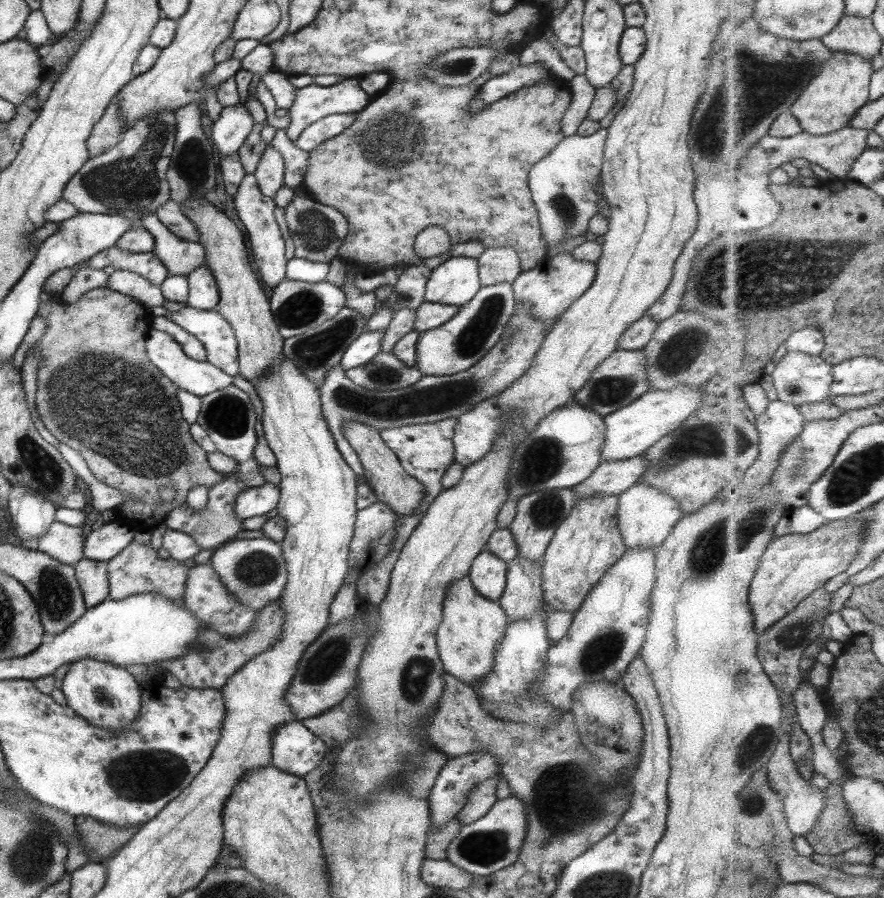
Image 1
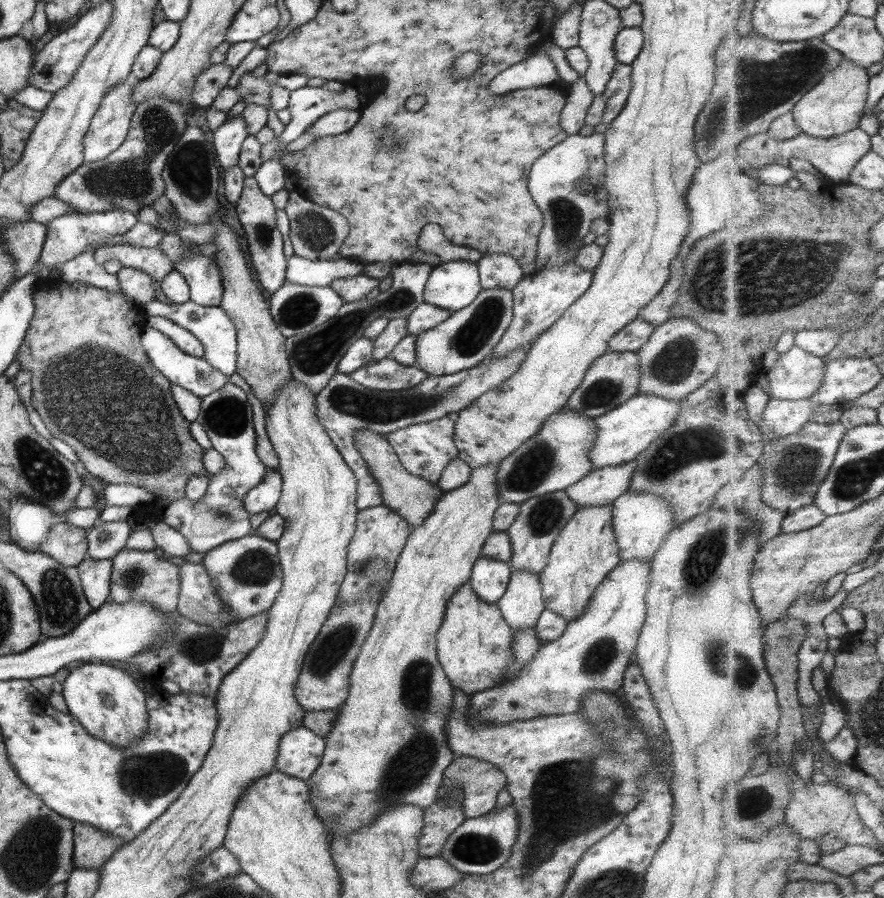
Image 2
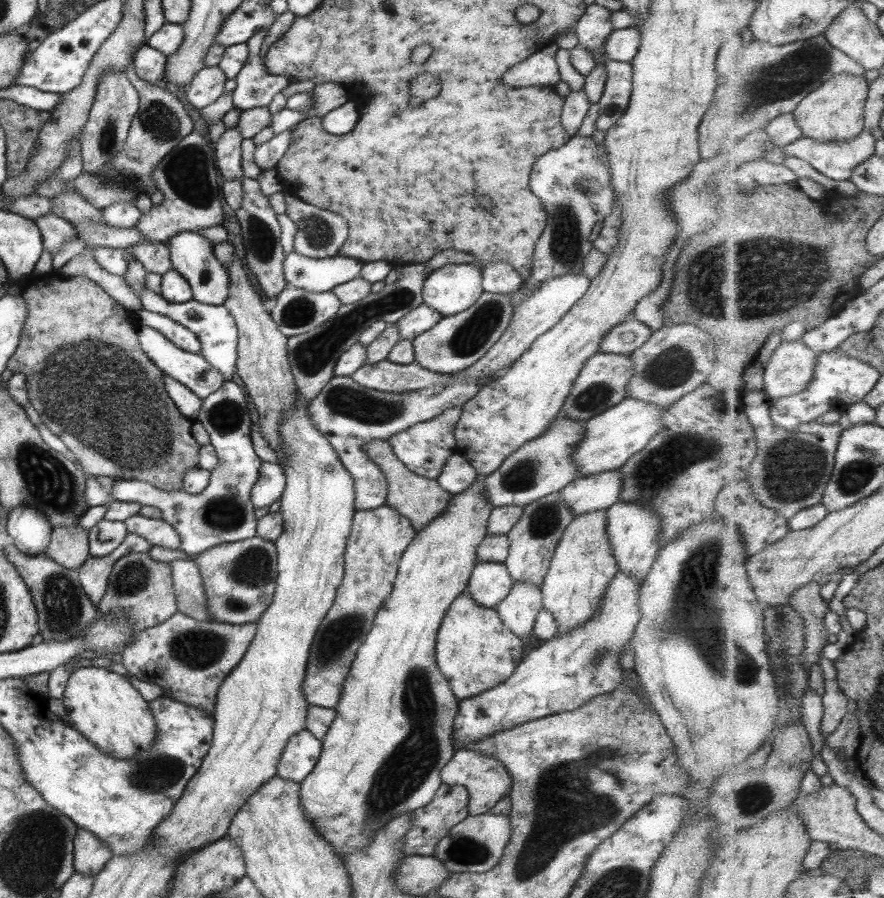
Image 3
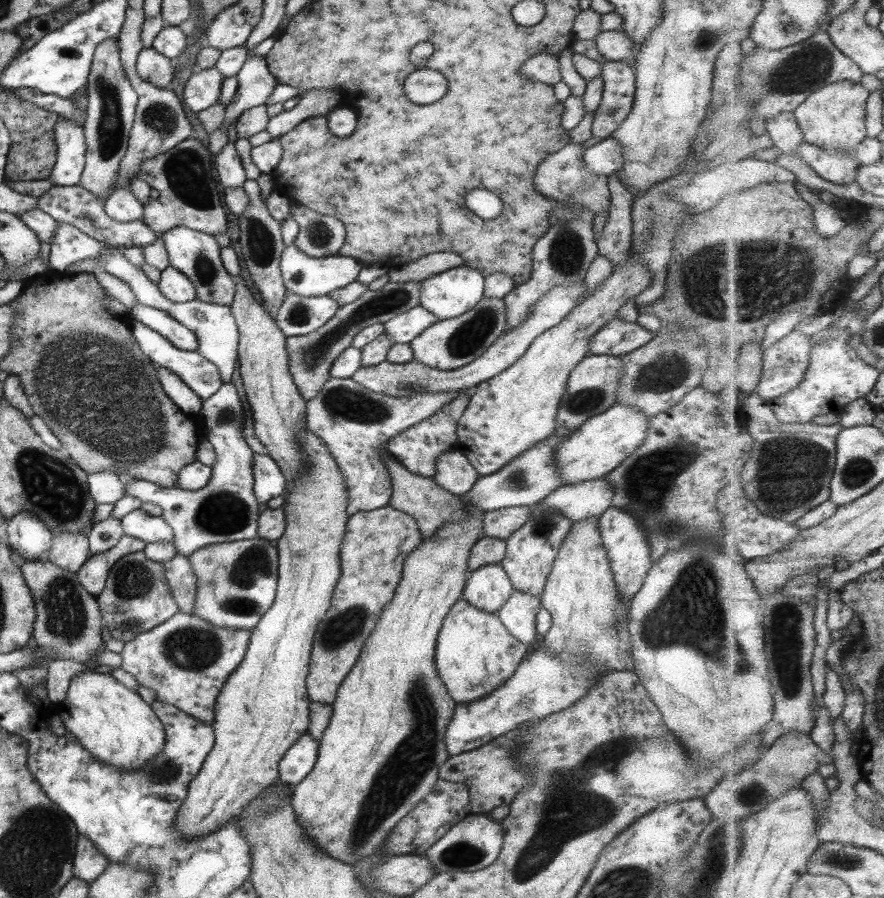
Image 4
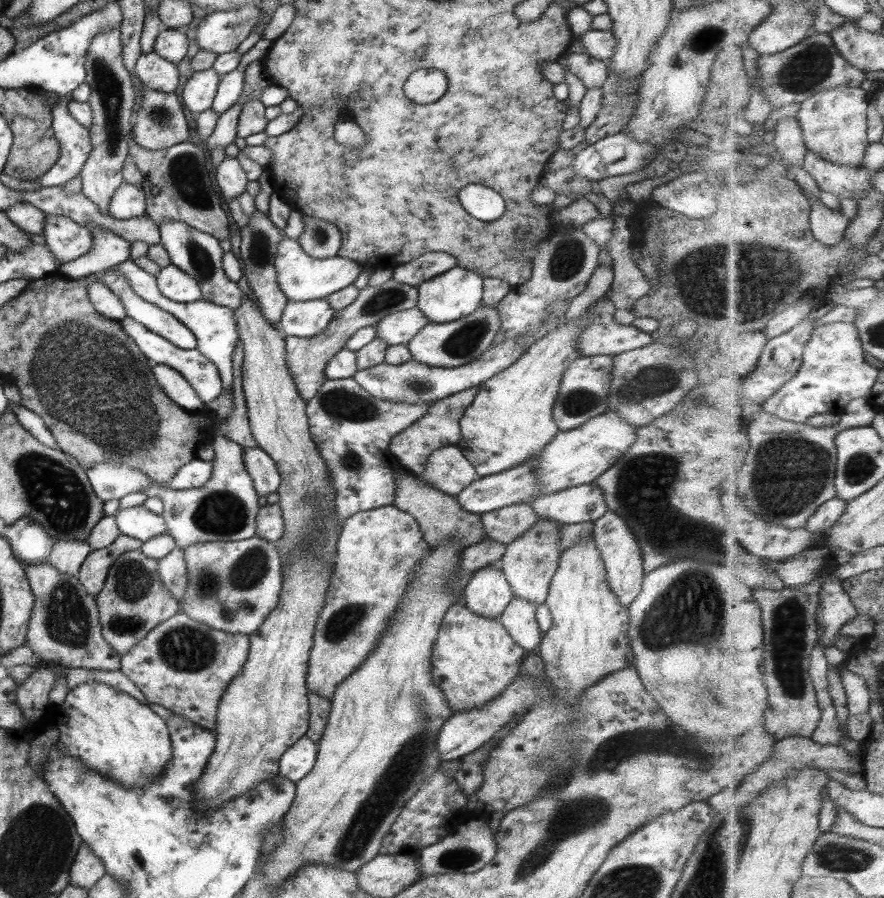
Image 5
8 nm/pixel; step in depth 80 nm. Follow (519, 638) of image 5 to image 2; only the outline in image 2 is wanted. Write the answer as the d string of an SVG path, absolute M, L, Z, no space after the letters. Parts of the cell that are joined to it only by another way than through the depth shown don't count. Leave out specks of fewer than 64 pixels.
M513 569L505 592L497 599L496 605L512 630L533 627L545 609L538 574Z

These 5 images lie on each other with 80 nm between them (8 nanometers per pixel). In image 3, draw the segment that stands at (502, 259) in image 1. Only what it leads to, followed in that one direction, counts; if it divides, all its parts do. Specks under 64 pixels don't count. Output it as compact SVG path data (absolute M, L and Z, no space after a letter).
M495 261L479 266L483 292L507 294L518 290L523 279L507 261Z

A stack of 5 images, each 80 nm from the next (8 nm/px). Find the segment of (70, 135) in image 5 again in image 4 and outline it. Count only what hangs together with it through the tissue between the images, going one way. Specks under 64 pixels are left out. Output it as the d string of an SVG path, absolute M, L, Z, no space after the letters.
M61 116L54 124L56 161L47 179L57 186L75 186L84 167L85 143L82 128Z

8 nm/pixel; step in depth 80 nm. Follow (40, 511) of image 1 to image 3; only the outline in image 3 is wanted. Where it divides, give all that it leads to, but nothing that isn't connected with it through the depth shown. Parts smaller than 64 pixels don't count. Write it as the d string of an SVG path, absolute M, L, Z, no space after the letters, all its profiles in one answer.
M19 505L9 510L7 535L13 539L13 546L27 556L43 554L49 546L52 526L42 512Z

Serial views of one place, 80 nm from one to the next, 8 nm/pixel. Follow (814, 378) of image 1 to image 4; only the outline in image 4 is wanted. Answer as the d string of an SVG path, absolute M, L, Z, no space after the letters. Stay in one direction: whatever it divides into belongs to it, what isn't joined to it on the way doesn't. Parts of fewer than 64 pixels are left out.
M792 330L767 348L764 352L761 382L758 384L756 392L753 393L761 395L761 398L766 402L771 402L797 388L808 373L813 347L811 336Z

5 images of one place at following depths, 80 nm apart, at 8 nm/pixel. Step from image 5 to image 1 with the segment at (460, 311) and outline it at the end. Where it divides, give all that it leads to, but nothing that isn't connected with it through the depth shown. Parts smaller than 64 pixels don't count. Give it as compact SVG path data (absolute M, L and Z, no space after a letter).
M454 256L430 270L424 300L461 306L479 290L476 258Z

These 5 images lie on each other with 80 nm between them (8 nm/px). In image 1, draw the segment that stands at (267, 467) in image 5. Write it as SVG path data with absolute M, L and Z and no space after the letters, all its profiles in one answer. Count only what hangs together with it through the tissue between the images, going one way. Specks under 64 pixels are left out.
M264 482L261 486L244 488L236 494L232 514L237 520L263 516L276 507L280 497L279 486Z

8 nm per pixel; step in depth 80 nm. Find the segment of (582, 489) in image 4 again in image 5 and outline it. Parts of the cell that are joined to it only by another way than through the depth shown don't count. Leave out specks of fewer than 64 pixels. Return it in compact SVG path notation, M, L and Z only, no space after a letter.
M593 483L535 497L529 505L538 517L559 525L592 522L608 510L602 490Z

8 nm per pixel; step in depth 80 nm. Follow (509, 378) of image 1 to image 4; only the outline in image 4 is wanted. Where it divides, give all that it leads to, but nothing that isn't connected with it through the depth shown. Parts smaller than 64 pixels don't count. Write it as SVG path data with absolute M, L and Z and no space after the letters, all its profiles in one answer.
M329 377L318 394L306 402L306 429L315 434L333 457L348 490L346 513L368 511L388 504L390 479L376 448L385 446L389 438L441 411L441 407L459 397L459 391L416 393L407 398L368 391L350 378Z

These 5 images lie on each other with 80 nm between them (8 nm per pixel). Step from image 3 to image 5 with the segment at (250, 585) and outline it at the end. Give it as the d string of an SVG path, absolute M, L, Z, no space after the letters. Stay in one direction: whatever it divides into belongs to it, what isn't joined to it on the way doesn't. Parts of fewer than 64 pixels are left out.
M258 537L239 541L201 542L182 550L186 564L188 585L182 600L179 600L180 612L201 624L226 633L255 633L263 619L277 604L282 583L282 565L275 542Z

